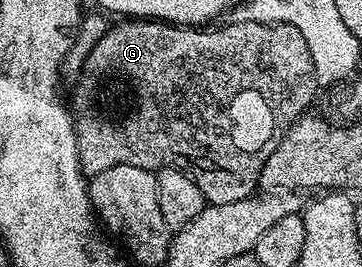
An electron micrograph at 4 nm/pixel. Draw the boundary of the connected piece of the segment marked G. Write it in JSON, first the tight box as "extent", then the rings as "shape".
{"extent":[71,18,319,204],"shape":[[[125,18],[121,24],[109,26],[102,37],[95,42],[94,49],[86,58],[80,79],[72,89],[71,111],[77,125],[77,153],[81,170],[86,177],[98,176],[103,170],[111,166],[126,164],[156,170],[159,168],[178,168],[186,172],[203,190],[209,204],[226,204],[239,202],[254,195],[258,191],[261,171],[271,158],[275,146],[279,146],[281,139],[293,123],[310,111],[309,103],[313,95],[319,91],[315,66],[312,62],[311,51],[307,48],[306,39],[299,34],[294,26],[285,24],[260,24],[255,21],[227,22],[222,28],[210,27],[208,30],[198,30],[193,26],[178,26],[167,24],[160,20],[148,18]]]}

